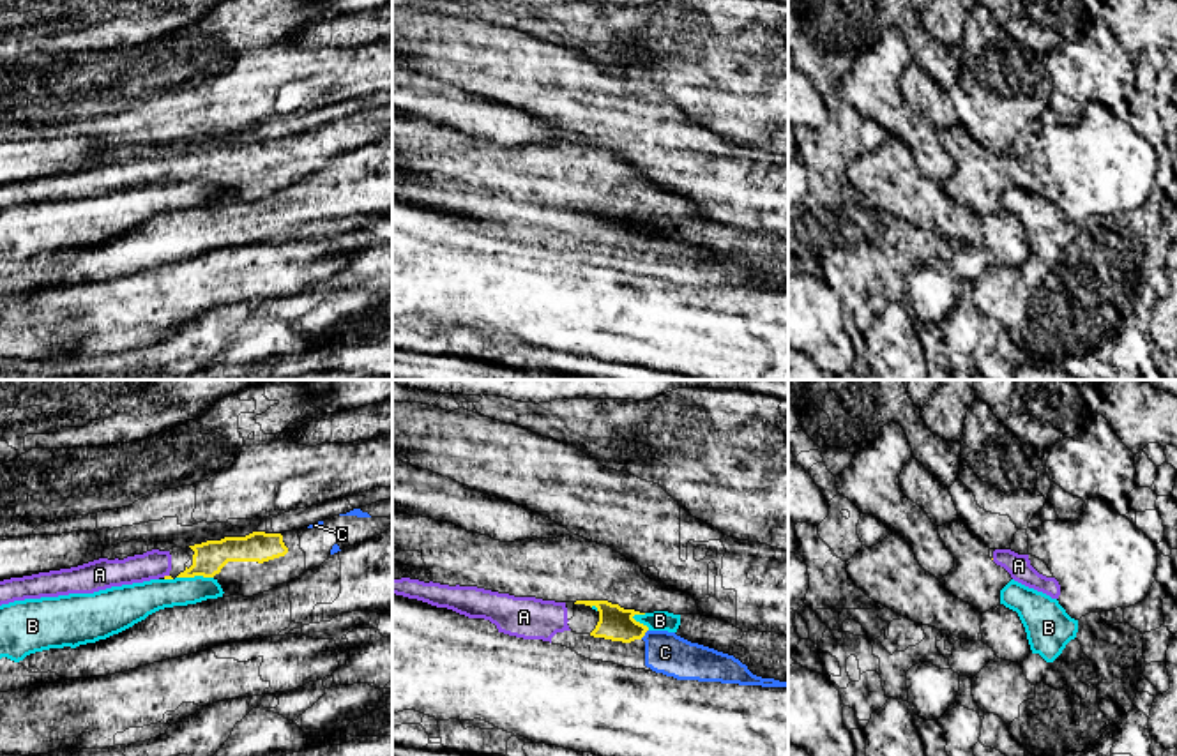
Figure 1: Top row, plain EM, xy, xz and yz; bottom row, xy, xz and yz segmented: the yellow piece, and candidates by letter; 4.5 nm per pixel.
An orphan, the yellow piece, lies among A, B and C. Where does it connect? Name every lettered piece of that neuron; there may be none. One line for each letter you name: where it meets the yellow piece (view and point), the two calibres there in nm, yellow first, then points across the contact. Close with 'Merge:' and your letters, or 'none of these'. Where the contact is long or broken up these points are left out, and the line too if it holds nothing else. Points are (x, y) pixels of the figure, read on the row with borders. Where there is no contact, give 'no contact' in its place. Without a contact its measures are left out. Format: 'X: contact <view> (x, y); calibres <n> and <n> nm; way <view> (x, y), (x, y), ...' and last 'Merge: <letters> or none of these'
A: contact xy (165, 576); calibres 20 and 130 nm
C: contact xz (644, 635); calibres 160 and 190 nm
Merge: A, C

